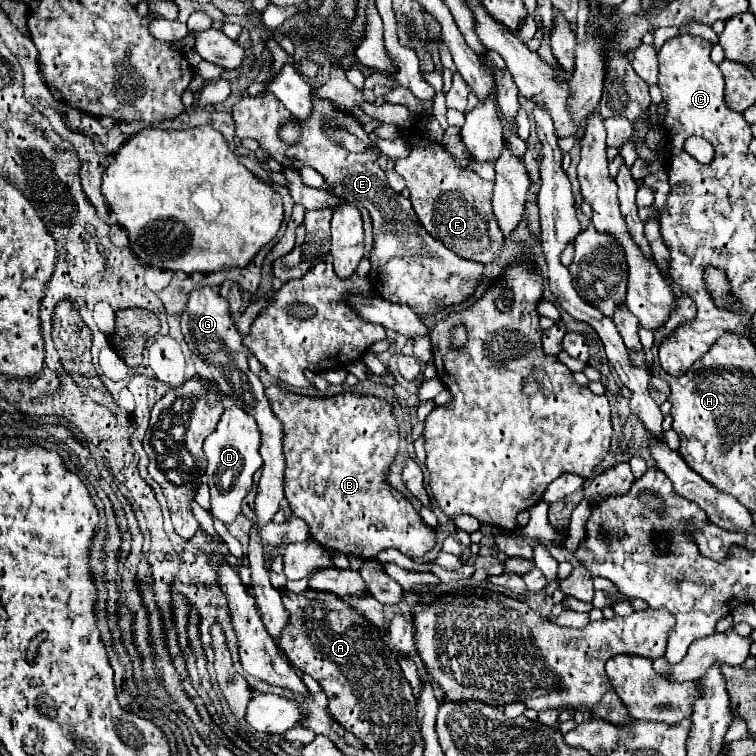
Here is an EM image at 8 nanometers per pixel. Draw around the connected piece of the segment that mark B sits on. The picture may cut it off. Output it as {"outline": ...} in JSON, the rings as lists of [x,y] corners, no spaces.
{"outline":[[[269,387],[265,395],[275,417],[283,423],[285,455],[285,499],[293,515],[309,525],[309,533],[325,549],[363,559],[375,559],[379,551],[395,547],[407,557],[423,557],[435,545],[435,535],[413,505],[387,481],[393,457],[399,447],[399,429],[391,415],[391,405],[373,395],[339,393],[333,397],[305,397],[283,387]]]}

